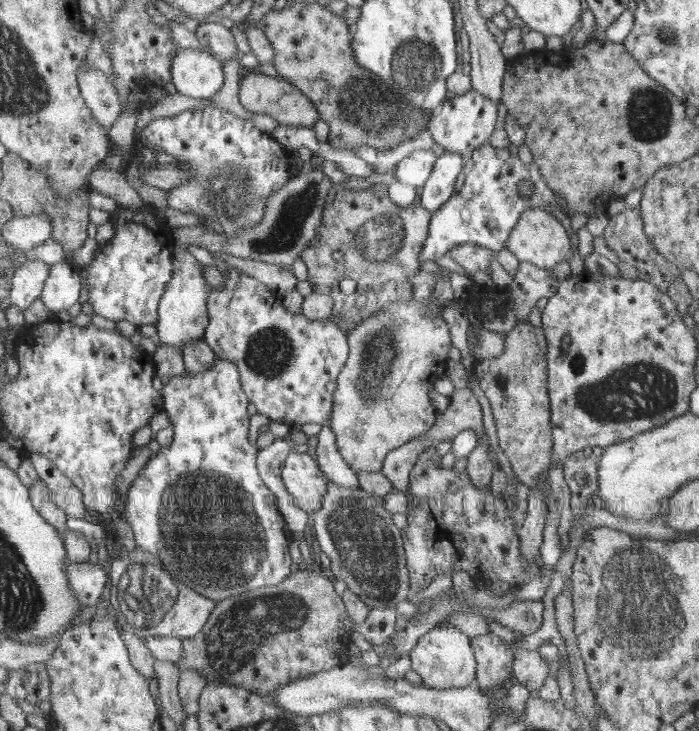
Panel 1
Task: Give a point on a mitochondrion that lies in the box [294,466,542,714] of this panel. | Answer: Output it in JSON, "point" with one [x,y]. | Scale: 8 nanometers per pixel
{"point":[368,552]}

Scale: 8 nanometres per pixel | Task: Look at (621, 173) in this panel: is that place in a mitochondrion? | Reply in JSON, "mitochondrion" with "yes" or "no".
{"mitochondrion":"no"}

